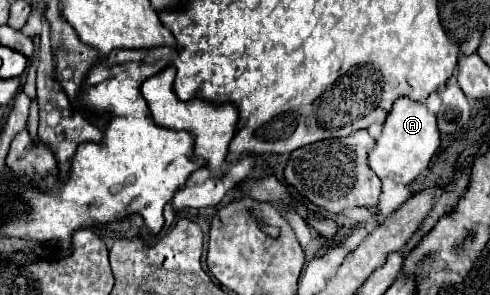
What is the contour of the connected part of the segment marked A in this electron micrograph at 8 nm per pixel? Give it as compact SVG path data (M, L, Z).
M399 98L383 124L383 134L377 138L375 148L369 152L369 166L379 178L391 178L397 184L409 186L429 168L433 156L439 150L439 144L441 136L435 114L431 114L421 102Z

